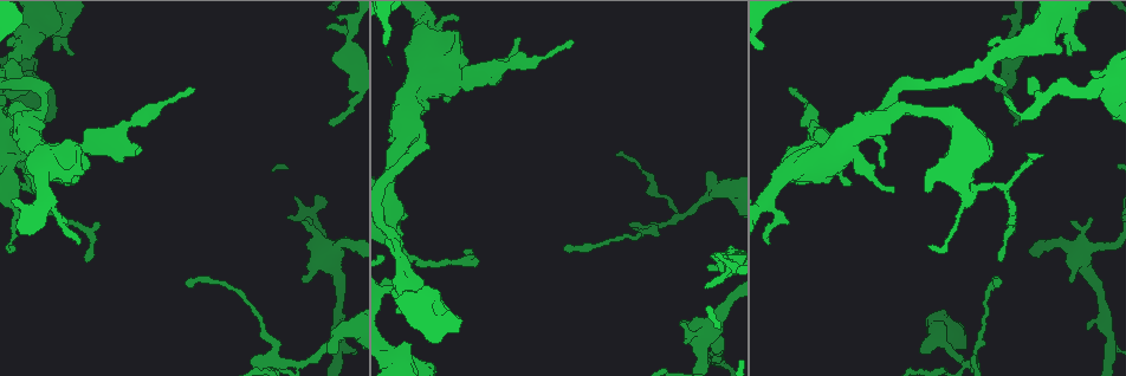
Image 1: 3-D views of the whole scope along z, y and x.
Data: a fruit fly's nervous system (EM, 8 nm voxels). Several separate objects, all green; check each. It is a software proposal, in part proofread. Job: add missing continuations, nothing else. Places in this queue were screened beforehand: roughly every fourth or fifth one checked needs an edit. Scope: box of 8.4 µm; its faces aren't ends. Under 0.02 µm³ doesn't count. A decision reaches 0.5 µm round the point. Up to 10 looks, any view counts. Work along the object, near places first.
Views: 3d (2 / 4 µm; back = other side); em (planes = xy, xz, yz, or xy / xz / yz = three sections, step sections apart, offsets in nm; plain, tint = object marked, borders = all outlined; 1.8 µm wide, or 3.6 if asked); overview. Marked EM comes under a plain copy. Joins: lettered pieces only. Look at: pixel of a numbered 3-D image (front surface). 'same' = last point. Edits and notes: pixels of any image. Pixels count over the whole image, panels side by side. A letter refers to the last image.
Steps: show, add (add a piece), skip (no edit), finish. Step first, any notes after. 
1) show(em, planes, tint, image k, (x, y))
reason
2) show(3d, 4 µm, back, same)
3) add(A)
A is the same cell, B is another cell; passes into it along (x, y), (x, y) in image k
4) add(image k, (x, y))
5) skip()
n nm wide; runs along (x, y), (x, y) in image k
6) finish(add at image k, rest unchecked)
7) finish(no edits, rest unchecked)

show(em, planes, borders, image 1, (1087, 328))
branch stops here

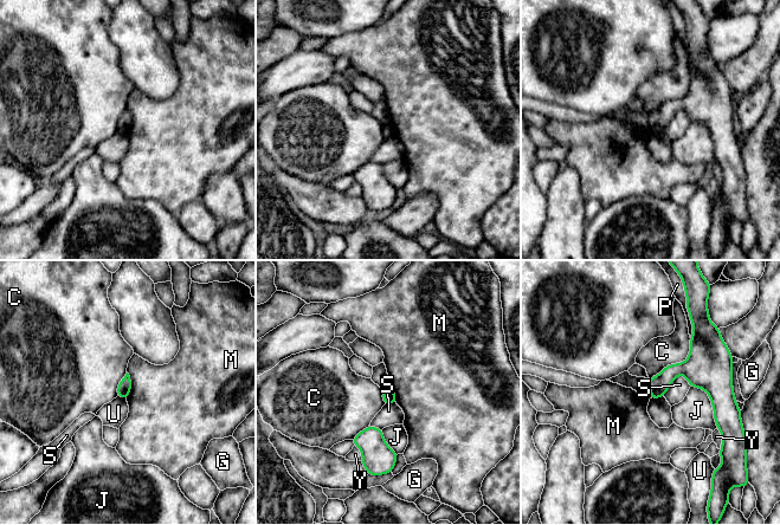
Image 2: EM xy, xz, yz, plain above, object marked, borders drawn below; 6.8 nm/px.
skip()
C touches over 400 nm; C, G, J, M, P, S, U and Y are other cells; border along (127, 371), (131, 383), (127, 399) in image 2; no lettered piece goes on from it

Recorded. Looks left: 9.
show(3d, 4 µm, image 1, (300, 223))
tapers out

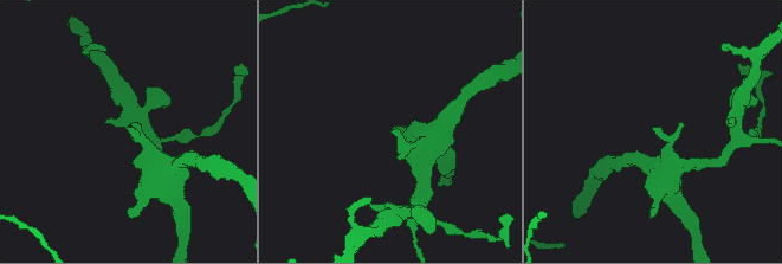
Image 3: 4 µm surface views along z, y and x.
show(em, planes, borders, image 3, (125, 128))
need the tissue

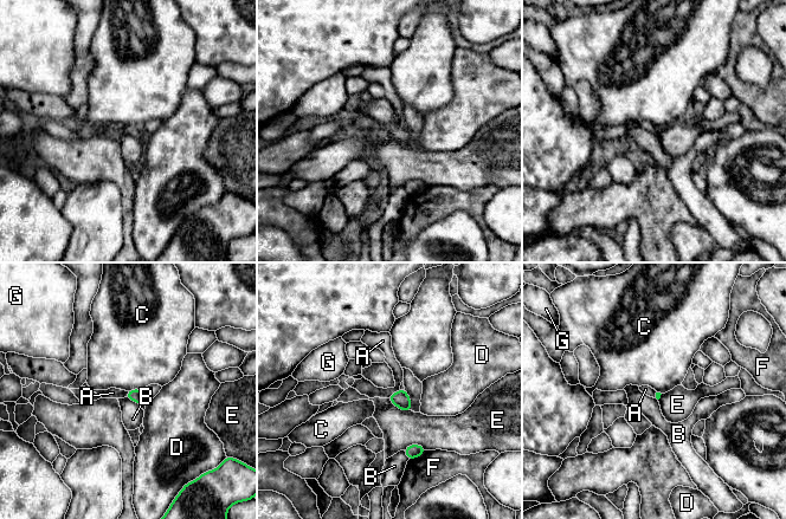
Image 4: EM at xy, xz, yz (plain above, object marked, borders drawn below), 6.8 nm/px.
add(A)
A is the same cell, B, C, D, E, F and G are other cells; passes into it along (400, 399), (393, 394), (365, 387) in image 4; the neuron continues

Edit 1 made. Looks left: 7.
show(3d, 4 µm, image 1, (326, 352))
branch stops here

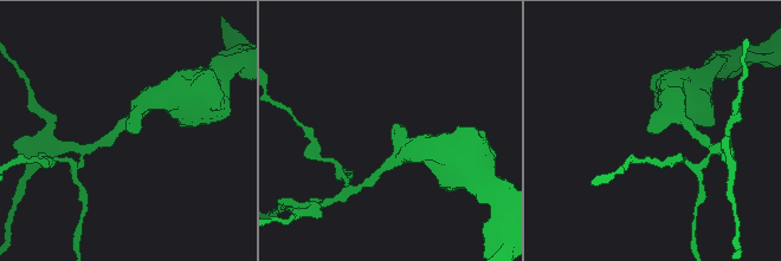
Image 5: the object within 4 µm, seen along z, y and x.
show(em, 3.6 µm, yz, step 16, borders, image 5, (128, 131))

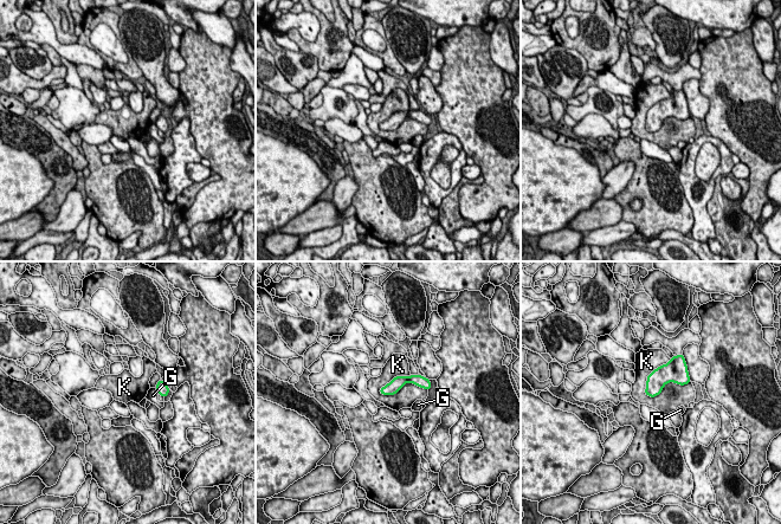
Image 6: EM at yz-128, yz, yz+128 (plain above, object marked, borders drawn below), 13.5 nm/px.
show(em, 3.6 µm, planes, borders, same)
cut it another way

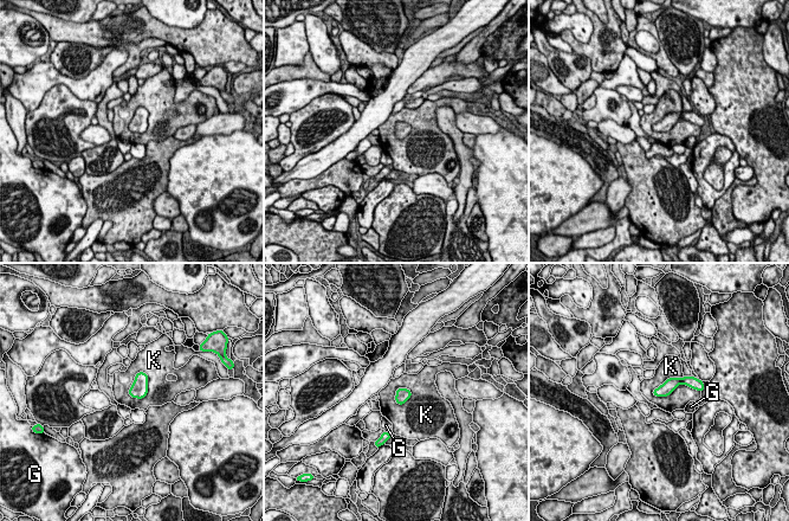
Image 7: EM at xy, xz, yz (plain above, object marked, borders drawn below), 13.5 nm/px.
skip()
K touches over 650 nm; G and K are other cells; border along (652, 391), (700, 392) in image 7; no lettered piece goes on from it

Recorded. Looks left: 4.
show(3d, 4 µm, back, image 1, (1035, 77))
free end

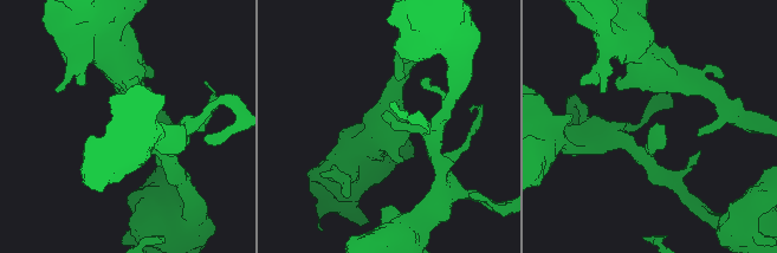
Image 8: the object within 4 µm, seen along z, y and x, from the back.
show(em, planes, borders, image 8, (388, 115))
now the EM

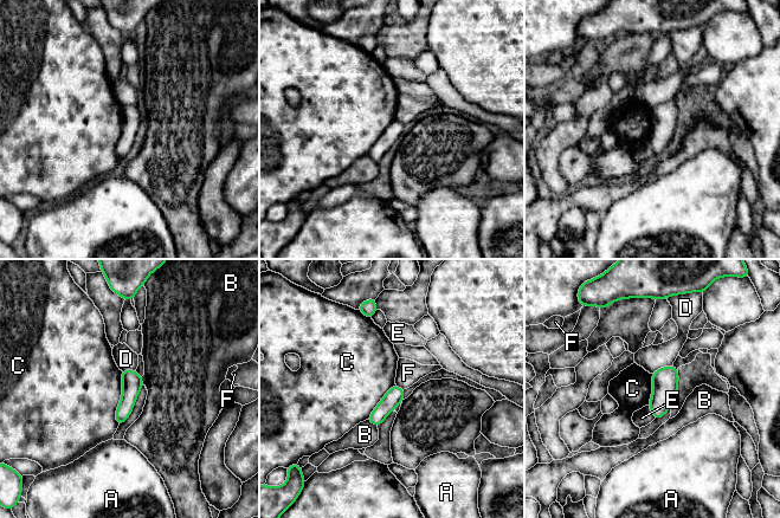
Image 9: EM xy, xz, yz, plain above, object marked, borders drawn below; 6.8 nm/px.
skip()
120 nm wide; A, B, C, D, E and F are other cells; border along (121, 370), (117, 425) in image 9; none of them fits

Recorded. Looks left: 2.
finish(add at image 4, rest unchecked)

